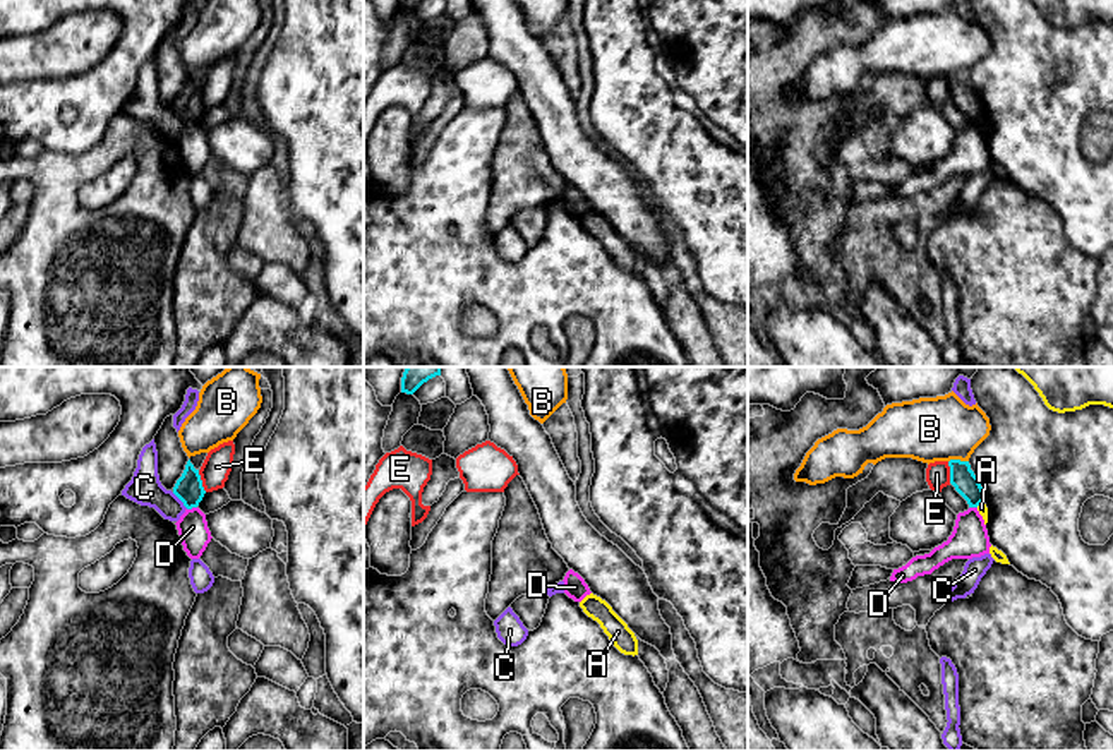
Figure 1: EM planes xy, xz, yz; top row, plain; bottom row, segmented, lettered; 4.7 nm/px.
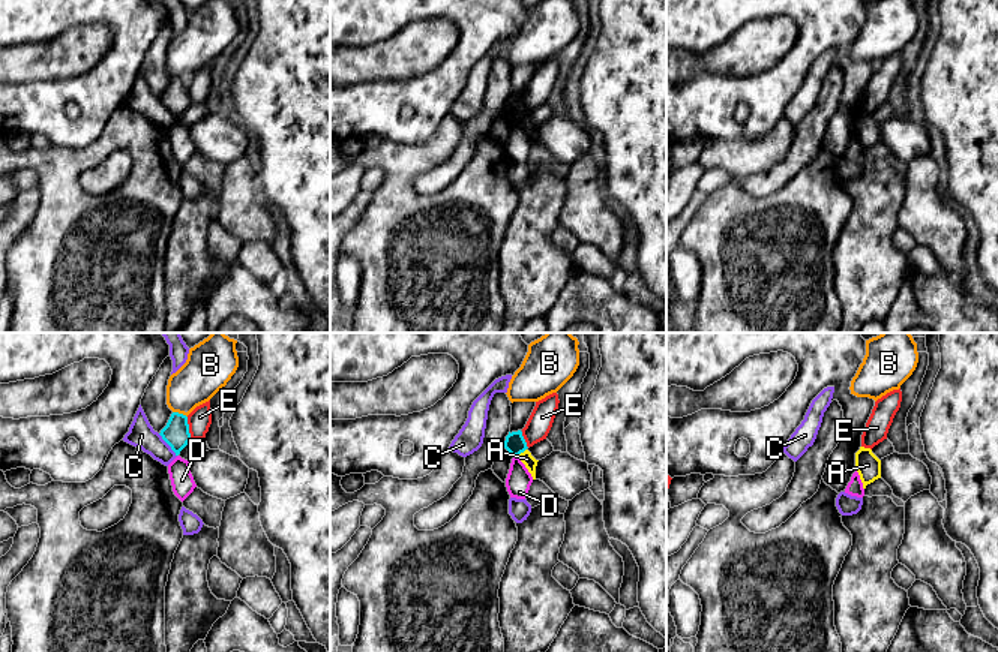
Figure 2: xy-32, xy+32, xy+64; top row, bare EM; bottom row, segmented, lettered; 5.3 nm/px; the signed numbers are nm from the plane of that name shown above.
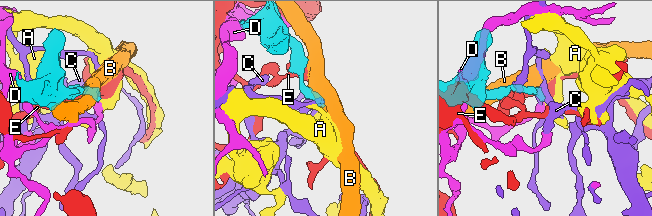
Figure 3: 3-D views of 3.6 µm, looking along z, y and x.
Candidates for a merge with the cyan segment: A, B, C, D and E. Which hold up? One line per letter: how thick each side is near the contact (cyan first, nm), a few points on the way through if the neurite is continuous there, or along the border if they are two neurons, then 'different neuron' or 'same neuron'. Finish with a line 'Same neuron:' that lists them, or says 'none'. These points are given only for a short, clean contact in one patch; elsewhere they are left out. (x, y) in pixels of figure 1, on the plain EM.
A: calibres 120 and 50 nm; border yz (983, 119), (976, 122); different neuron
B: calibres 120 and 300 nm; different neuron
C: calibres 130 and 150 nm; border xy (172, 108), (187, 124); different neuron
D: calibres 130 and 140 nm; different neuron
E: calibres 130 and 140 nm; different neuron
Same neuron: none

